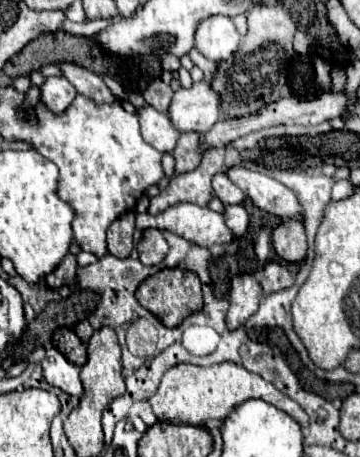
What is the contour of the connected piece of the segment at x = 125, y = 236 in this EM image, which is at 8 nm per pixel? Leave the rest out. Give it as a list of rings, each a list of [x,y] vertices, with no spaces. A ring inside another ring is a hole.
[[[129,211],[125,215],[121,215],[117,221],[113,221],[113,225],[109,227],[107,233],[107,253],[115,255],[115,257],[129,257],[131,249],[133,249],[133,229],[135,229],[135,213]]]

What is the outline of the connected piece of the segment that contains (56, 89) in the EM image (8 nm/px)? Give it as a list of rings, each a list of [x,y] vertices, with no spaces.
[[[47,77],[39,89],[41,89],[41,103],[55,115],[61,115],[77,95],[73,85],[69,85],[65,77]]]

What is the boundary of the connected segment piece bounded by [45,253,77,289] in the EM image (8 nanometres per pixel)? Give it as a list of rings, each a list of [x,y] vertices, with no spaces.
[[[69,253],[69,255],[61,261],[61,265],[59,265],[53,273],[49,273],[49,275],[45,277],[45,283],[47,283],[51,289],[57,289],[57,287],[61,287],[61,285],[71,285],[71,283],[75,281],[75,275],[77,275],[77,257],[75,257],[73,253]]]

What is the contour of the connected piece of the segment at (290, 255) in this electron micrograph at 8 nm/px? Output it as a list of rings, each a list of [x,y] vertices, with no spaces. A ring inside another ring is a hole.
[[[289,219],[277,225],[273,229],[271,241],[277,255],[289,263],[301,261],[307,253],[307,237],[301,219]]]

